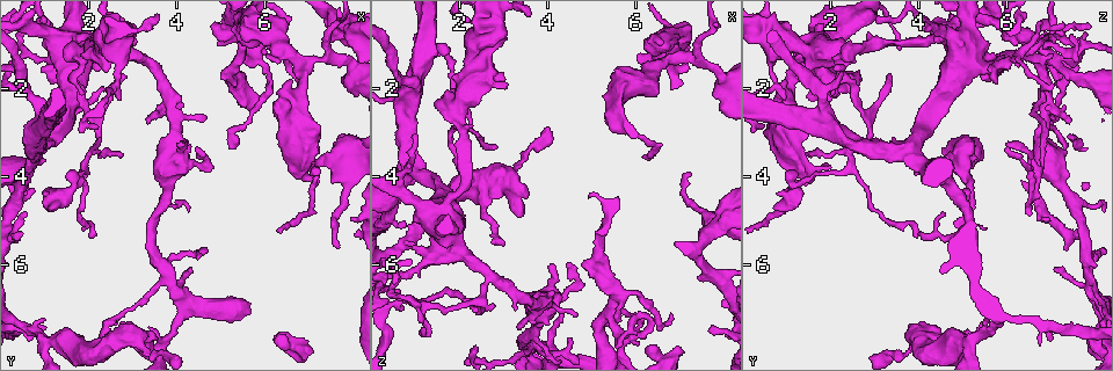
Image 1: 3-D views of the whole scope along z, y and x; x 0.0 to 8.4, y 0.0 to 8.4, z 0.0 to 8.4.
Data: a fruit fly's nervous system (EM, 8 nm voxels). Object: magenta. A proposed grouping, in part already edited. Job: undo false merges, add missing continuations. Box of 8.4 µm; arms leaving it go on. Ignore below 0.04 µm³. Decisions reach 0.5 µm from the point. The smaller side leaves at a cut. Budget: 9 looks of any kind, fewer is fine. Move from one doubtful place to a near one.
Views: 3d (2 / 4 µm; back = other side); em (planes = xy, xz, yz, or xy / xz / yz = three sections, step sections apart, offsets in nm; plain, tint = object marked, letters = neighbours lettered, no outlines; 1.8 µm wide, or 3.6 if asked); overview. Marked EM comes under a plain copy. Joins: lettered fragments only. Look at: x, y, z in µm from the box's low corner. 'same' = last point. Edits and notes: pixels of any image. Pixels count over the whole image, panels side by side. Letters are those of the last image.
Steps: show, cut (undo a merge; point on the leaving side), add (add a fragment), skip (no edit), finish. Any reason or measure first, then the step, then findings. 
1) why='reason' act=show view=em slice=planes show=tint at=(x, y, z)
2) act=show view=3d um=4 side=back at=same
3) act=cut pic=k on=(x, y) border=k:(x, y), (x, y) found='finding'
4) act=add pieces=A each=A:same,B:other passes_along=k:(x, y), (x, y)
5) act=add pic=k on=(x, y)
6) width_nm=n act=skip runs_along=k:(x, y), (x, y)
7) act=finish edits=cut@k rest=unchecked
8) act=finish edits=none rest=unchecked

why='an open end' act=show view=em slice=xz step=8 show=tint at=(6.10, 1.30, 1.25)

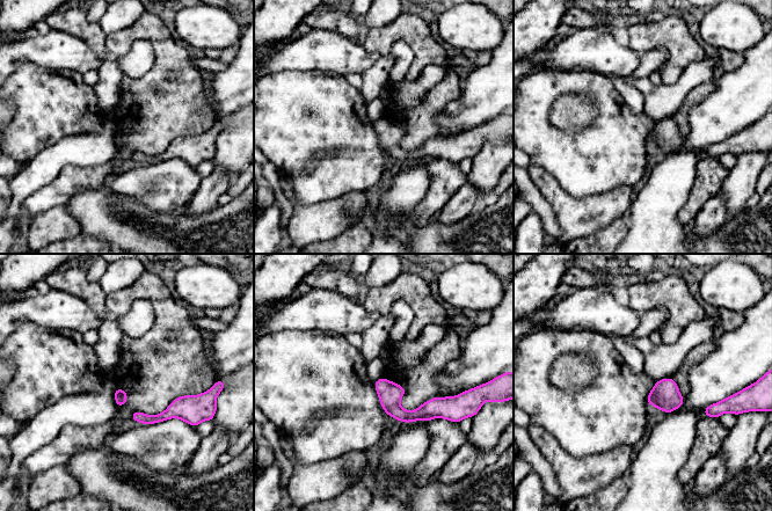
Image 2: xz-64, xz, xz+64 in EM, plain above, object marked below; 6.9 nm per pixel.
act=show view=em slice=yz step=16 show=letters at=same

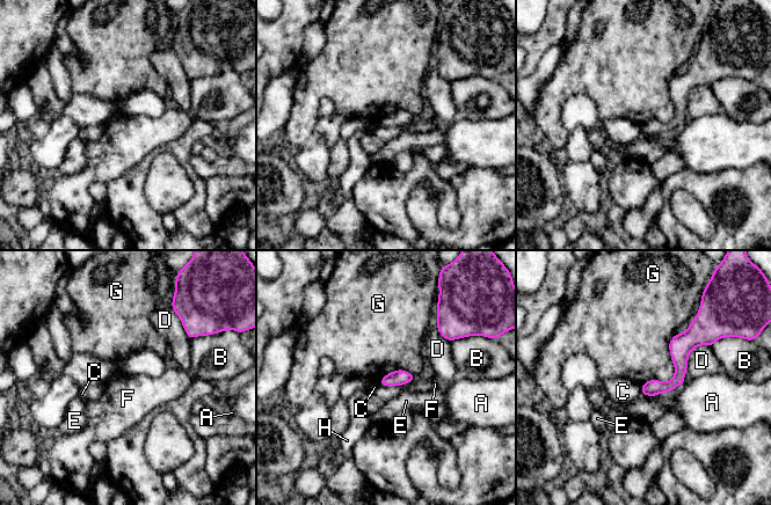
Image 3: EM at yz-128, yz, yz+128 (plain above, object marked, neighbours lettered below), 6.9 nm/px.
width_nm=110 longest_contact=G:440nm act=skip each=A:other,B:other,C:other,D:other,E:other,F:other,G:other,H:other found='none of them fits'

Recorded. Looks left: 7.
why='branch stops here' act=show view=em slice=planes show=letters at=(7.80, 1.70, 2.25)

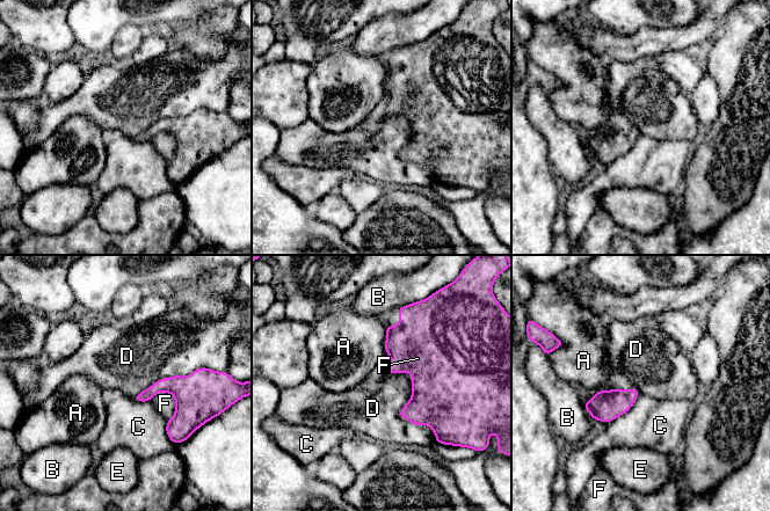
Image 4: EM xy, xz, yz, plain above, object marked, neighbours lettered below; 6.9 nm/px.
act=skip each=A:other,B:other,C:other,D:other,E:other,F:other border=4:(386, 373), (435, 442) found='no lettered fragment goes on from it'

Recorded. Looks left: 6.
why='long arm stops here' act=show view=em slice=xz step=4 show=letters at=(6.25, 1.10, 3.60)

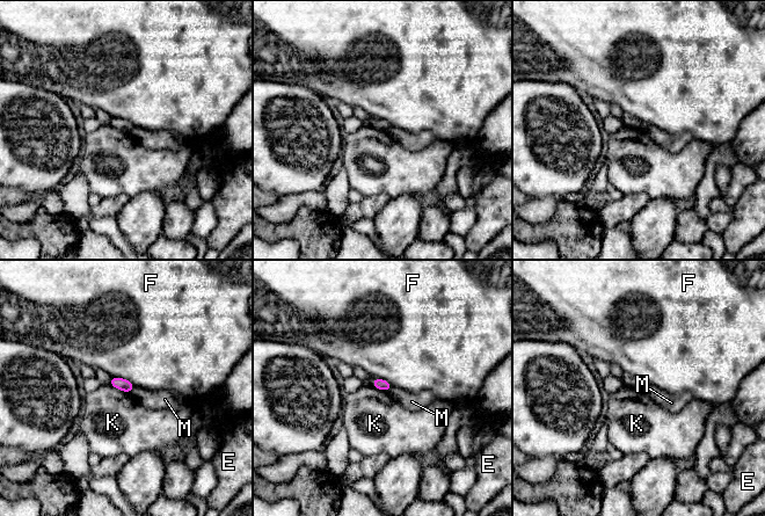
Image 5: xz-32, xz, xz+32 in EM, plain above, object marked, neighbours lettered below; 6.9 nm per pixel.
why='cut it another way' act=show view=em slice=planes show=letters at=same

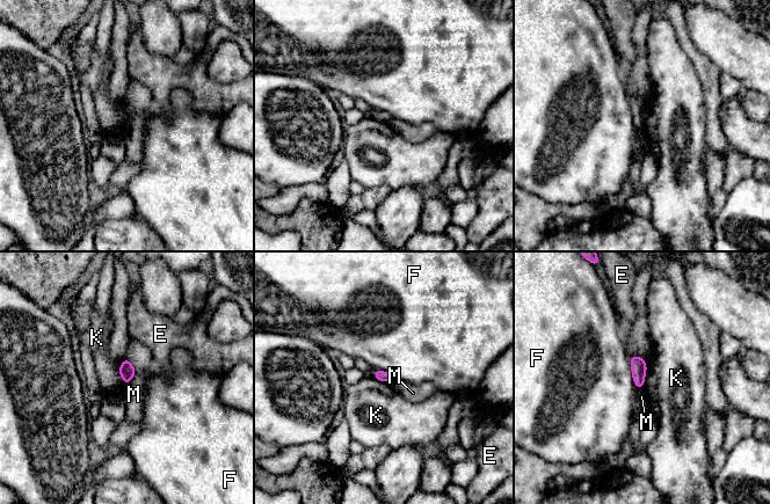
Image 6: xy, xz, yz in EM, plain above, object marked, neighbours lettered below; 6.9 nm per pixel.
longest_contact=F:220nm act=skip each=E:other,F:other,K:other,M:other border=6:(646, 360), (646, 375), (643, 386) found='none of them fits'

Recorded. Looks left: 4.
why='sudden change in width' act=show view=em um=3.6 slice=planes show=letters at=(7.75, 3.40, 4.95)

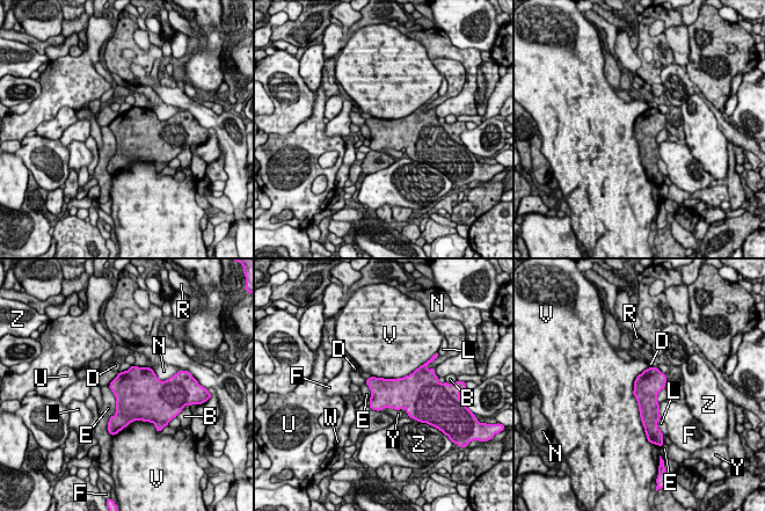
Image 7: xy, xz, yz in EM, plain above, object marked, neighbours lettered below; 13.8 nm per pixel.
act=skip each=B:other,D:other,E:other,F:other,L:other,N:other,R:other,U:other,V:other,W:other,Y:other,Z:other border=7:(648, 367), (633, 391), (645, 428) found='all the same neuron'

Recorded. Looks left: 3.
act=finish edits=none rest=unchecked

